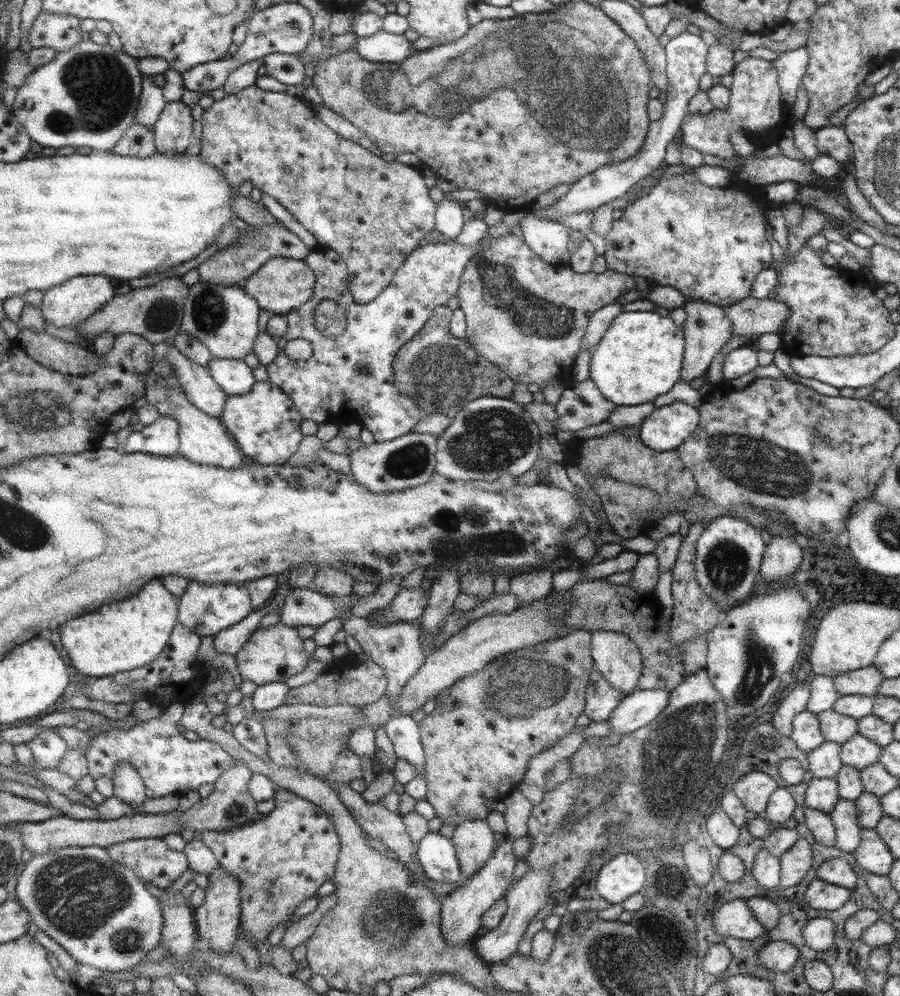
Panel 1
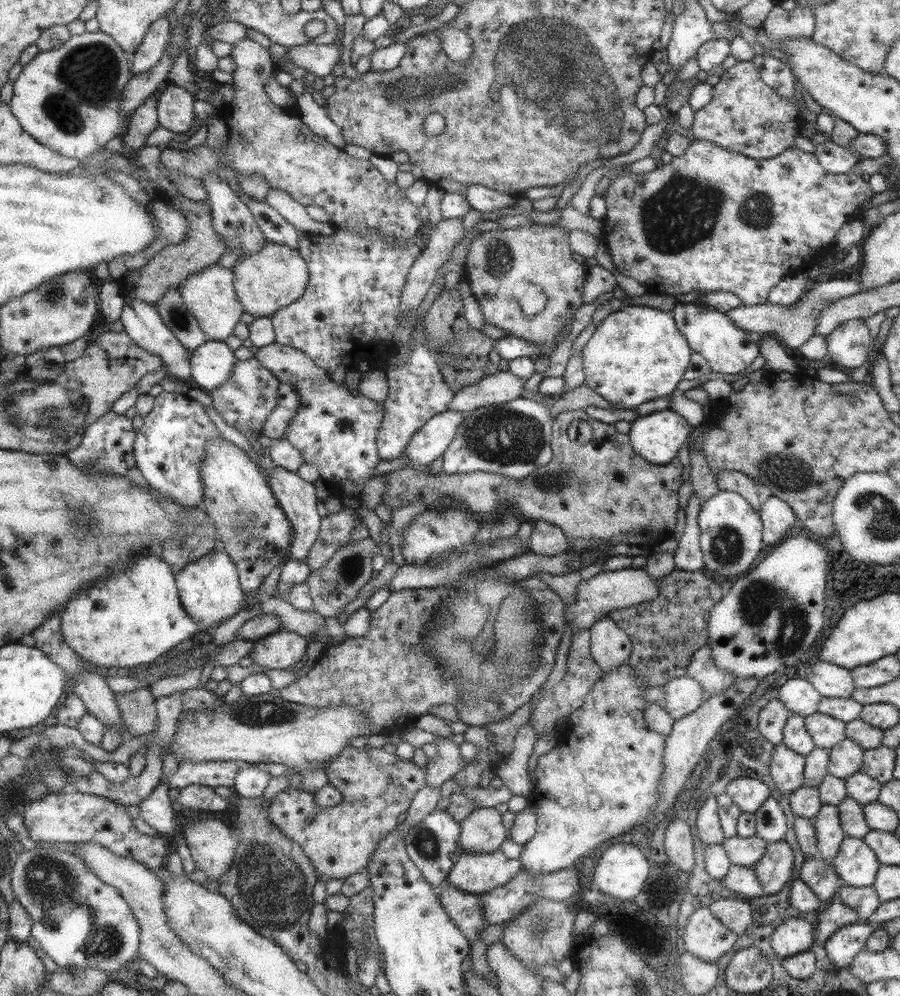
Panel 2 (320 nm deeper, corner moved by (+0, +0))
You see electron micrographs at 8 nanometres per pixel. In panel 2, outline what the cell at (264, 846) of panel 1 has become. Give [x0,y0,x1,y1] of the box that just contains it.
[269,747,425,882]

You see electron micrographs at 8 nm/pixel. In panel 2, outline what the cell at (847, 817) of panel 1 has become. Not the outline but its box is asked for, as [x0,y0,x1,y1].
[811,805,844,865]

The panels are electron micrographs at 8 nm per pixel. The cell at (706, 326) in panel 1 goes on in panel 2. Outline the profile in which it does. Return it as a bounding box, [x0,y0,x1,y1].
[726,277,861,351]

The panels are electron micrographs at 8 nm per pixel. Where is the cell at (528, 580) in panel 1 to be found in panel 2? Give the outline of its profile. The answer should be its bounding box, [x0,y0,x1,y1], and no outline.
[528,520,568,556]

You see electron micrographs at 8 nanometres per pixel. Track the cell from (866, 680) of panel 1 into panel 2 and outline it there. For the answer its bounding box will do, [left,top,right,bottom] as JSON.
[804,662,855,698]

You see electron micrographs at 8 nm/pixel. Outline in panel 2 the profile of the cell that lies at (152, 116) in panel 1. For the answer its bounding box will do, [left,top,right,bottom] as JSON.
[131,15,171,74]

